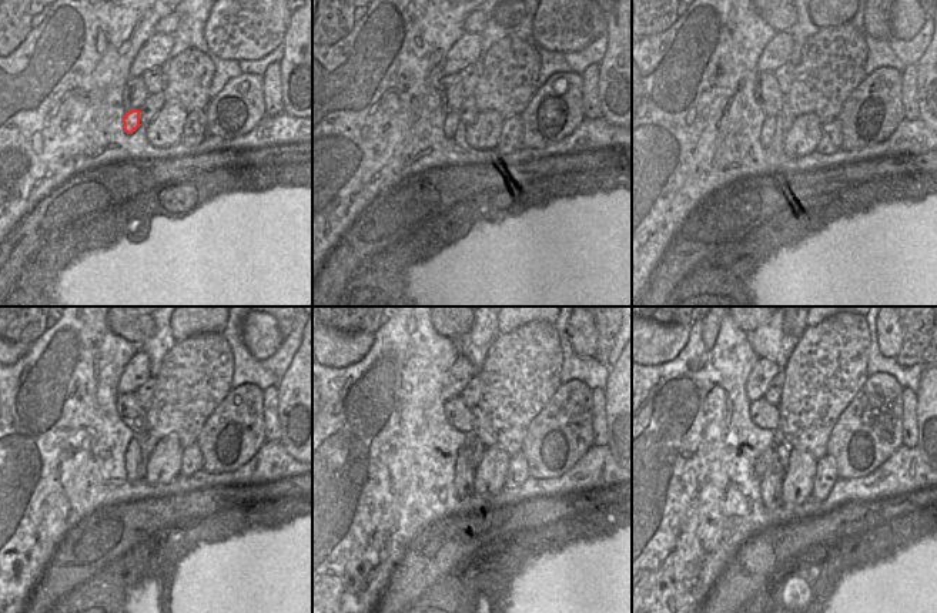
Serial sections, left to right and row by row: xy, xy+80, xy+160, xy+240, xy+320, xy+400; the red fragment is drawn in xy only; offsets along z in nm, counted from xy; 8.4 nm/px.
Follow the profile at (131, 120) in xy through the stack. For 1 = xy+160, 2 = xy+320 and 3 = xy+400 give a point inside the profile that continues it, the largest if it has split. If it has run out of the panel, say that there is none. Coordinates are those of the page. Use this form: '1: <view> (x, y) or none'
1: xy+160 (769, 124)
2: xy+320 (455, 456)
3: xy+400 (770, 486)

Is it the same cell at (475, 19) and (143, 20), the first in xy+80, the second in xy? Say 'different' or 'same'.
different

